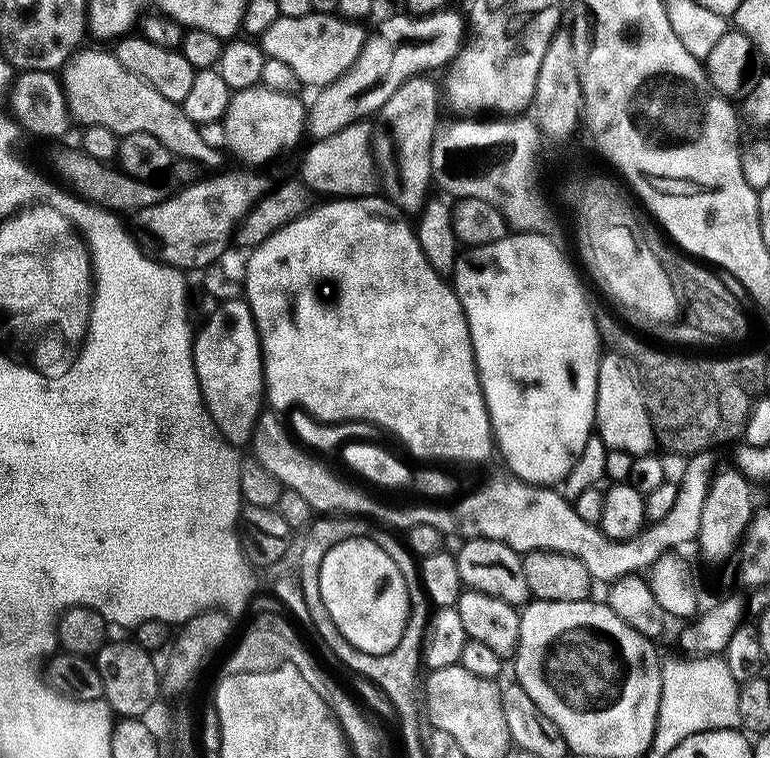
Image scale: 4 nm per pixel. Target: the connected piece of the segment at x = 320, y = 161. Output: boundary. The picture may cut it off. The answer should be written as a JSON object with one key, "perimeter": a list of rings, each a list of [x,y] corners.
{"perimeter":[[[367,119],[338,130],[338,134],[330,134],[330,138],[312,140],[309,148],[303,149],[304,157],[300,160],[299,179],[308,188],[309,193],[321,192],[324,198],[355,198],[358,196],[371,196],[378,188],[378,163],[374,155],[374,135]]]}

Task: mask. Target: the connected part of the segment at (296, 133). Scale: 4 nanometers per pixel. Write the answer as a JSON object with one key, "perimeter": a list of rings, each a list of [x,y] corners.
{"perimeter":[[[263,86],[247,88],[233,92],[232,101],[222,121],[228,139],[227,151],[233,152],[248,166],[268,164],[275,156],[288,152],[291,148],[301,147],[300,139],[305,139],[308,113],[306,104],[299,100],[299,95],[290,92],[270,90]]]}

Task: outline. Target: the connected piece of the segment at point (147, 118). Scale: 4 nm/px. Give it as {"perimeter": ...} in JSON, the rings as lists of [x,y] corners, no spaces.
{"perimeter":[[[87,48],[76,51],[62,69],[64,93],[75,121],[80,123],[81,120],[84,126],[108,127],[121,137],[135,132],[154,134],[154,138],[158,138],[158,142],[162,142],[173,157],[180,159],[181,156],[184,160],[205,164],[212,168],[208,170],[219,169],[216,167],[220,164],[221,149],[206,146],[198,125],[186,118],[181,105],[170,102],[170,98],[162,98],[154,86],[127,72],[111,51],[95,52]]]}

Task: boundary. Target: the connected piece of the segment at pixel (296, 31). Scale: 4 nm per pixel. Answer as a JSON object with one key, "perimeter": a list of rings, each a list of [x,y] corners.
{"perimeter":[[[311,11],[302,18],[280,15],[274,26],[270,26],[270,30],[259,37],[258,43],[264,49],[265,57],[286,62],[286,66],[298,74],[301,85],[323,86],[333,84],[354,66],[360,51],[364,49],[366,31],[363,26],[363,23],[346,20],[339,14],[323,16],[321,12]]]}

